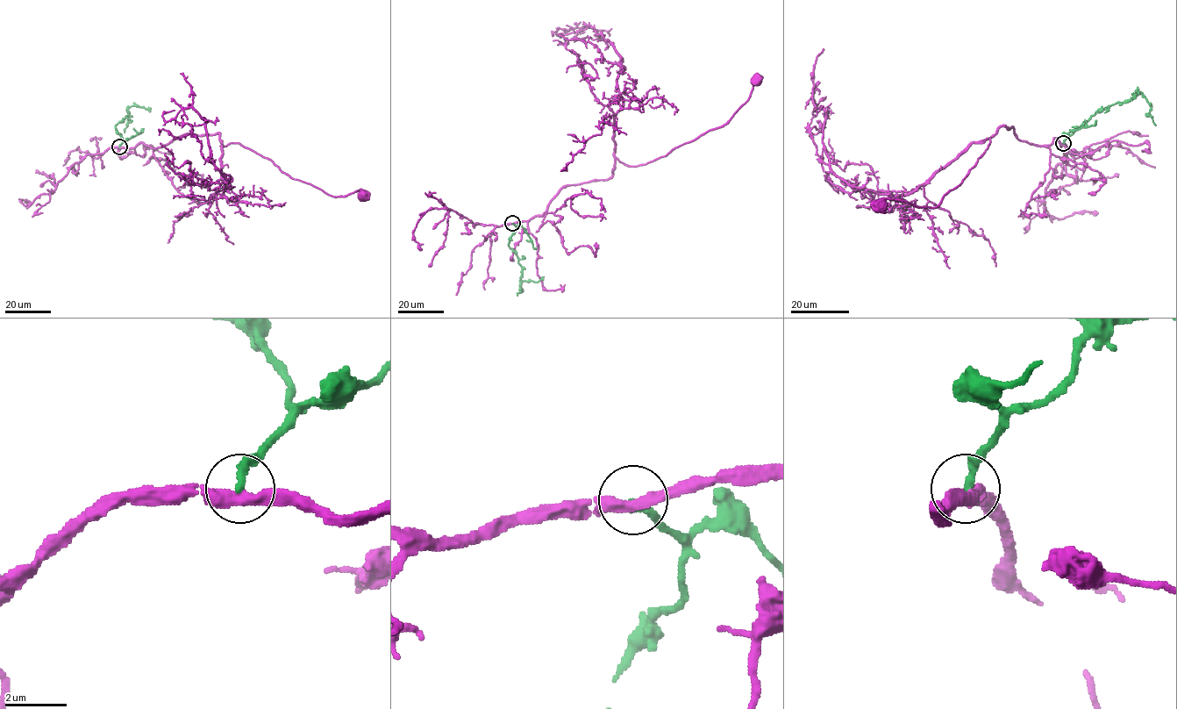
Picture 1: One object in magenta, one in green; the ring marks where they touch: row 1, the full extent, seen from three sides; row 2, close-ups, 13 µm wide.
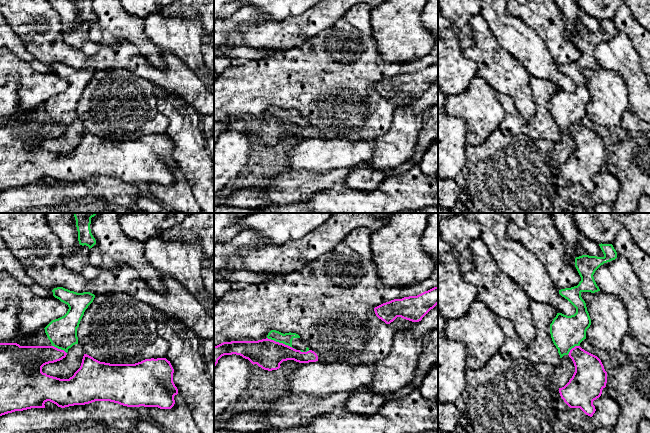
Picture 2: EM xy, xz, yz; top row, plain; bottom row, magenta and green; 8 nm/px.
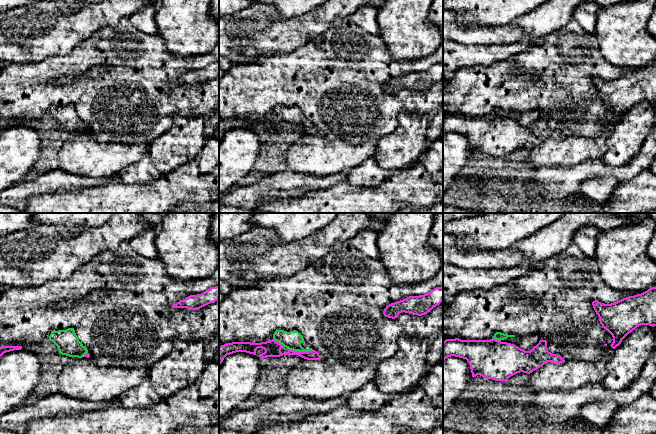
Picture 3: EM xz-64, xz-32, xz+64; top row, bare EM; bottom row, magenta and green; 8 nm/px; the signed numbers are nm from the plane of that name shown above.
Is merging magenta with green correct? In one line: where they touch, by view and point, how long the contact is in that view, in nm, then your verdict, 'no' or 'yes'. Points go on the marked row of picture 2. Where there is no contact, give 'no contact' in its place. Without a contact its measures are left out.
xz (281, 343) | 240 nm | no

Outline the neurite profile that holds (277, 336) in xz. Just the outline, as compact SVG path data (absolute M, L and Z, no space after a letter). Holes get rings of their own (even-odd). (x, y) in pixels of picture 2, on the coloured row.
M271 330L268 333L267 338L288 345L296 350L300 350L301 352L309 351L306 343L296 333L289 332L283 334L279 331Z

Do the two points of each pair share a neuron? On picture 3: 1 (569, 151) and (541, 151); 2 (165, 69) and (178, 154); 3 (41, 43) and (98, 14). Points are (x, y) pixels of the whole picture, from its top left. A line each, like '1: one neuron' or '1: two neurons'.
1: one neuron
2: two neurons
3: one neuron

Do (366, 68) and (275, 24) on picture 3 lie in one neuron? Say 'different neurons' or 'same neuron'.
different neurons

